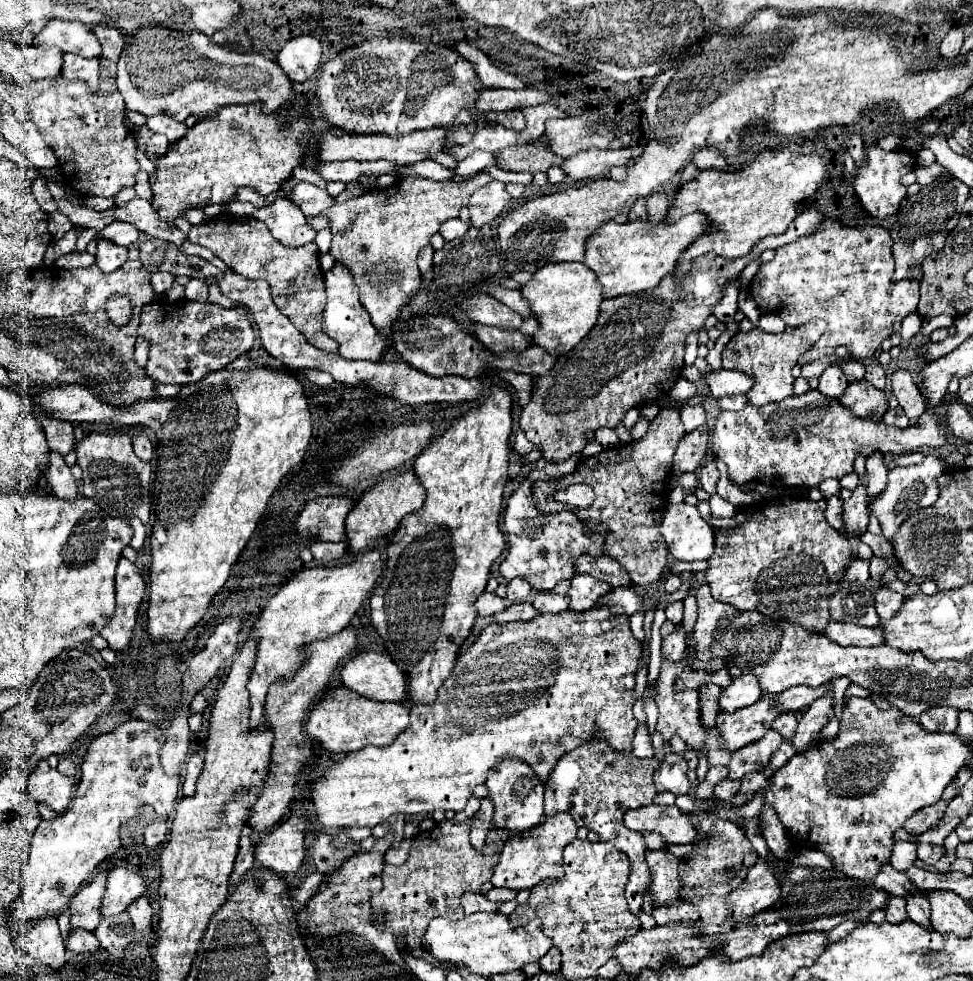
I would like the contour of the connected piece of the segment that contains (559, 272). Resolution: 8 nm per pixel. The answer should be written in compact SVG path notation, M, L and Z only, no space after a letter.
M551 263L541 267L525 285L521 285L521 295L529 301L531 315L539 321L539 331L531 341L555 357L571 351L593 329L603 301L595 273L583 263Z

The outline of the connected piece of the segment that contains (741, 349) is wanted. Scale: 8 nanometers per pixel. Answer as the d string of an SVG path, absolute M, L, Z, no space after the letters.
M823 319L819 321L811 321L803 327L797 327L793 333L767 333L759 327L751 329L751 331L739 331L723 349L723 369L733 369L733 371L741 371L749 377L755 379L755 385L751 387L751 391L747 391L747 401L751 405L767 405L767 403L777 403L783 401L785 397L793 395L793 367L797 365L799 355L803 355L807 349L811 349L811 345L817 343L817 339L825 333L827 323Z

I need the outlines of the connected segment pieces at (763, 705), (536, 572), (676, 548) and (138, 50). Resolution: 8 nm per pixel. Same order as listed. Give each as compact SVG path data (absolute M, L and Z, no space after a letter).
M763 695L757 703L739 713L719 713L717 729L721 733L719 747L735 753L737 749L759 741L769 729L775 717L779 717L781 709L775 705L775 697Z
M523 481L507 499L505 519L513 519L505 523L509 551L505 561L501 563L501 575L511 581L515 577L527 579L529 585L537 591L551 591L559 581L571 579L577 571L573 561L581 555L601 557L603 545L609 527L597 525L589 529L573 511L559 511L559 513L539 513L533 505L533 483Z
M687 503L669 505L663 515L661 533L673 559L705 561L713 553L715 537L709 523L701 519L697 507L691 507Z
M145 27L135 31L133 35L125 37L125 49L117 63L117 87L125 99L127 109L143 113L145 117L151 115L169 115L177 121L185 121L189 115L207 117L221 107L229 105L251 105L259 103L263 113L277 113L295 103L293 83L281 73L279 65L255 55L241 55L229 51L221 45L213 45L207 35L203 33L183 33L171 31L165 27Z

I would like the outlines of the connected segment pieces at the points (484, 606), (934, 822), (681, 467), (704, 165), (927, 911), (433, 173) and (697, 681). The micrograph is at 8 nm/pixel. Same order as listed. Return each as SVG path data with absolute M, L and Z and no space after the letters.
M483 593L479 599L477 599L477 611L479 611L479 615L495 615L495 613L499 613L499 611L503 611L503 609L507 609L507 601L505 599L501 599L501 597L497 597L495 593Z
M951 781L951 785L945 789L941 801L935 803L935 805L931 805L931 807L923 807L919 813L915 813L913 817L909 817L905 829L907 829L911 835L921 835L921 833L925 833L925 831L929 831L929 829L935 829L935 827L941 823L941 819L945 817L945 809L947 809L949 801L951 801L955 795L957 795L957 783Z
M707 425L687 433L677 447L677 453L673 457L673 471L675 473L685 473L685 471L695 471L705 457L709 443L709 429Z
M699 149L695 153L693 163L699 169L717 169L717 171L733 171L733 167L727 163L727 159L717 149Z
M913 895L913 897L907 897L907 915L911 921L923 925L925 929L931 929L931 907L929 907L929 901L925 895Z
M421 161L419 165L395 171L395 177L423 177L423 179L451 179L455 173L447 167L441 167L435 161Z
M685 669L677 679L675 679L675 691L685 691L685 689L695 689L699 685L709 683L711 673L707 671L689 671Z

